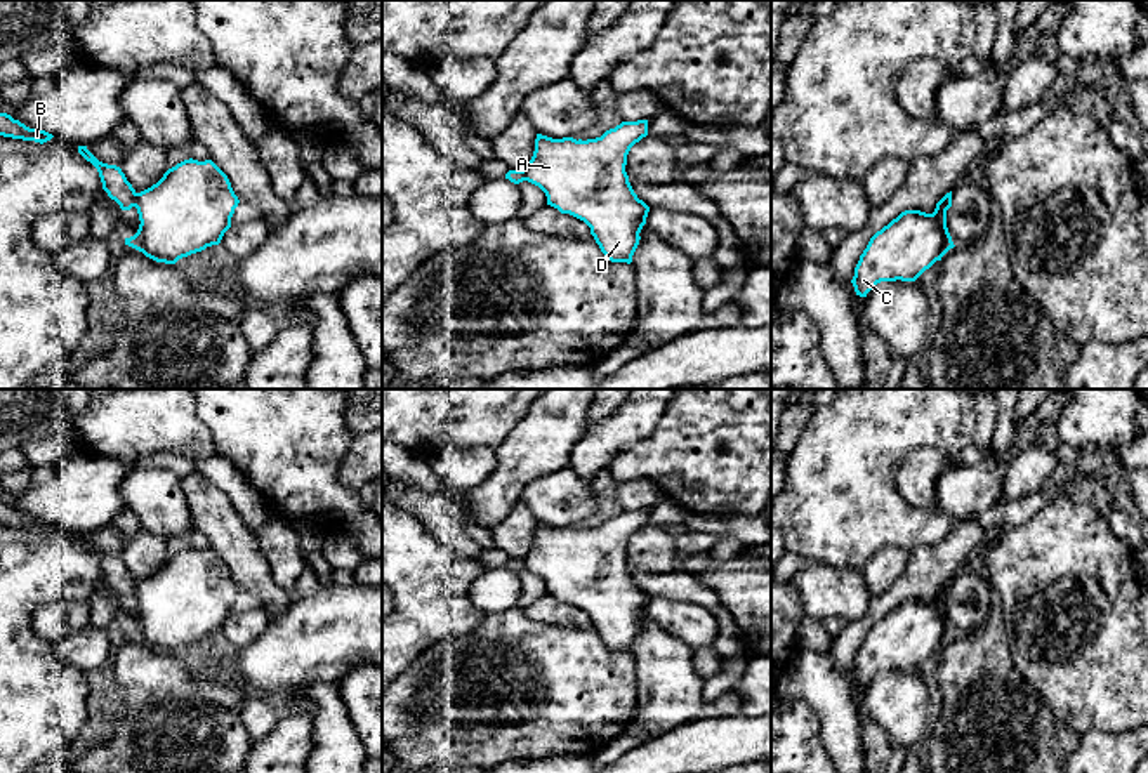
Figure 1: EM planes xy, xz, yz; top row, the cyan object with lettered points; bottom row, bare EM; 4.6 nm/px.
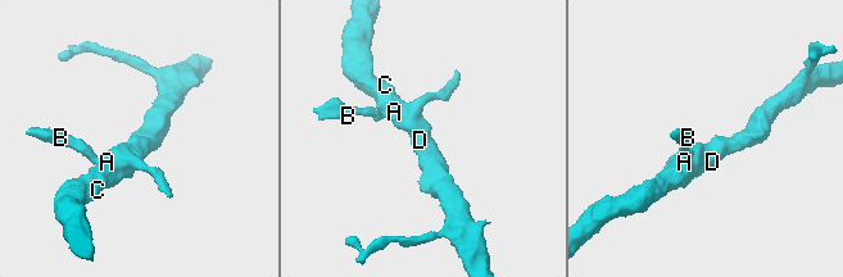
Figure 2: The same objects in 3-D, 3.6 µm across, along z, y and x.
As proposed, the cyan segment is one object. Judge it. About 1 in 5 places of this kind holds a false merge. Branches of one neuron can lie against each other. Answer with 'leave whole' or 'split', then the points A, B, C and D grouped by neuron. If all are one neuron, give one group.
split | A C D / B

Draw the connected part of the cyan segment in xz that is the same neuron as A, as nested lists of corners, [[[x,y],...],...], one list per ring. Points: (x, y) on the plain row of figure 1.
[[[648,509],[622,511],[596,528],[552,528],[537,523],[535,540],[523,558],[525,570],[538,575],[547,594],[570,603],[590,617],[590,624],[611,651],[632,651],[639,622],[646,613],[650,596],[634,582],[625,561],[630,537],[648,525]]]

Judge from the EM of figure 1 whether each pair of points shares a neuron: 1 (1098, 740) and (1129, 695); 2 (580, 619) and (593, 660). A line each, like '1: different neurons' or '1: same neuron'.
1: different neurons
2: different neurons

